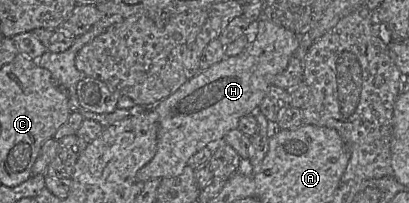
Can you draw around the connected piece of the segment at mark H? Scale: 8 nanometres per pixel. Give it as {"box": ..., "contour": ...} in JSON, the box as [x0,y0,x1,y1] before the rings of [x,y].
{"box":[137,16,299,182],"contour":[[[261,16],[258,19],[258,30],[243,52],[232,57],[224,57],[206,70],[198,72],[185,82],[178,90],[156,104],[158,114],[157,151],[154,157],[137,173],[138,180],[146,182],[154,178],[165,178],[179,175],[189,163],[191,157],[206,147],[210,142],[223,141],[224,136],[238,128],[242,117],[259,109],[274,78],[283,72],[299,46],[299,36]]]}

